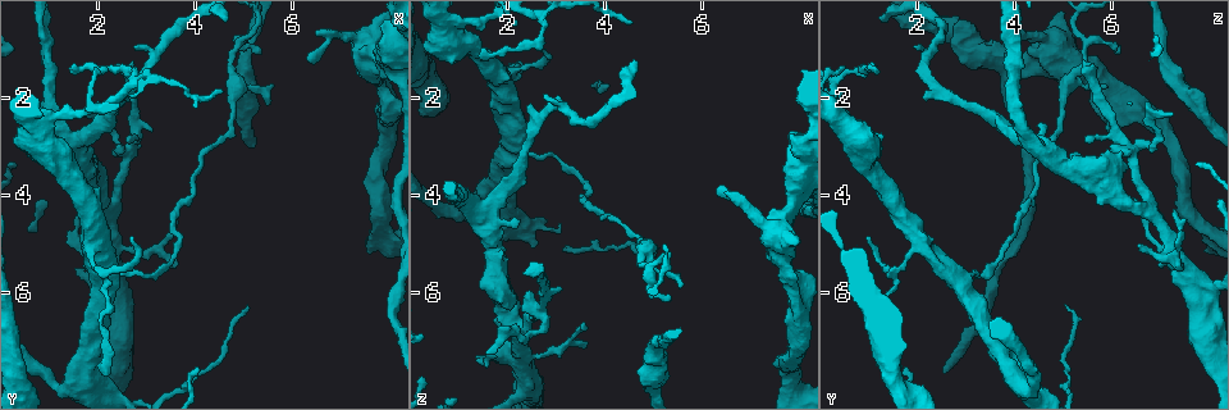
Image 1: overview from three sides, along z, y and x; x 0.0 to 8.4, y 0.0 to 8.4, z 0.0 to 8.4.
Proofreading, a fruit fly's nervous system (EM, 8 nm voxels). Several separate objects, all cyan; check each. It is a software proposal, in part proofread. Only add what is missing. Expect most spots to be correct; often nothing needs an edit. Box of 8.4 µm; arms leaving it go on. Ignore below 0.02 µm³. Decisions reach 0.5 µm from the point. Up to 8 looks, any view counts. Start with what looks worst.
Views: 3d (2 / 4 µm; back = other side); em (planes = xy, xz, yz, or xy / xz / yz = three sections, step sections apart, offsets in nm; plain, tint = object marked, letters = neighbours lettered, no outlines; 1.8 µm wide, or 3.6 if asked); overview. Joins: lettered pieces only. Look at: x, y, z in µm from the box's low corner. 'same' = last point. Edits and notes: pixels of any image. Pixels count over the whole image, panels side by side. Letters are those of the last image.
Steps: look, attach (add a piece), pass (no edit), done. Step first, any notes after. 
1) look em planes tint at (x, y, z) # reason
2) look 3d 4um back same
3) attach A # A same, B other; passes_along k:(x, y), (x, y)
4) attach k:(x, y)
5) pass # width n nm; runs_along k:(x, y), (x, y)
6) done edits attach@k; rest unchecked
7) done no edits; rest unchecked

look em planes plain at (2.40, 1.40, 5.60) # an open end

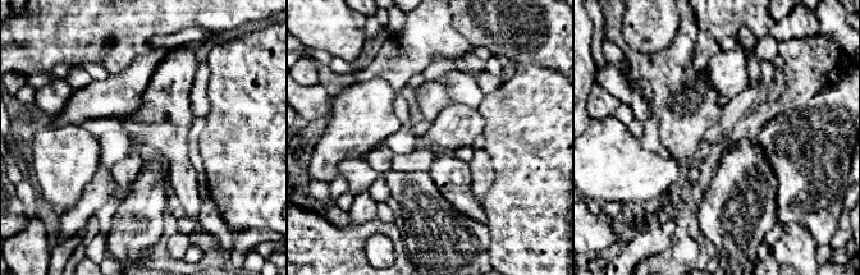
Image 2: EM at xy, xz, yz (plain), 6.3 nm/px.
look em planes letters same

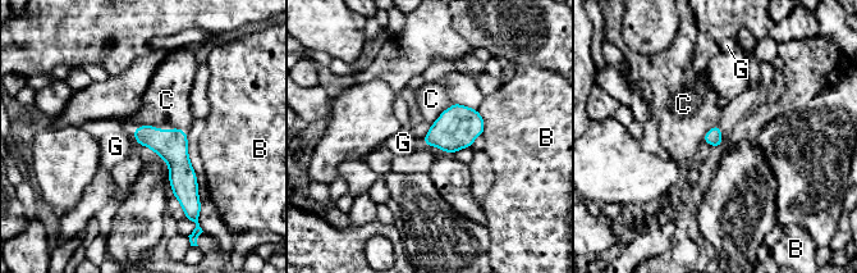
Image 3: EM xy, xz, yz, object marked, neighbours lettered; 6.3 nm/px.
pass # longest_contact C 220 nm; B other, C other, G other; border 3:(456, 103), (449, 105), (431, 124); no lettered piece goes on from it

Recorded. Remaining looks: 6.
look em xy step 4 tint at (2.20, 5.70, 2.80) # small branch off a trunk

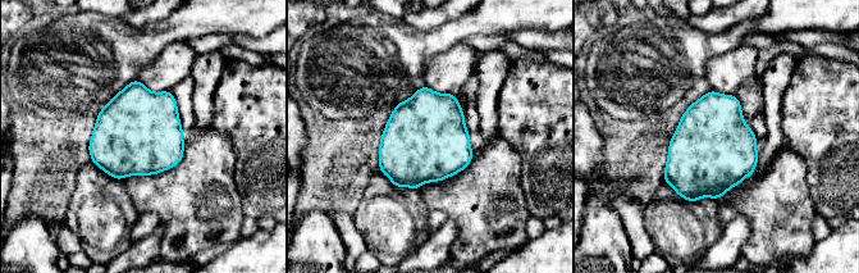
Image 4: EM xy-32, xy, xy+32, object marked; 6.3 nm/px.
look em planes letters same # another direction

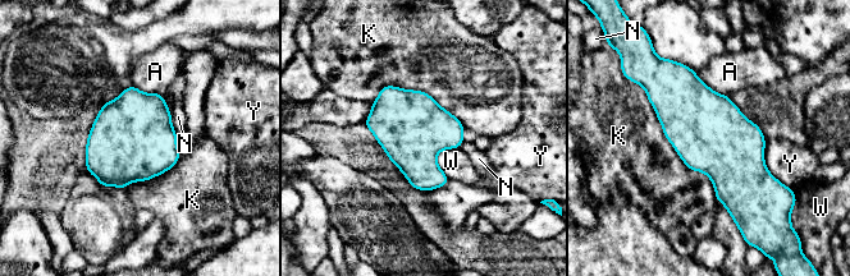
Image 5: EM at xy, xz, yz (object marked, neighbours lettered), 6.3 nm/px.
pass # width 460 nm; A other, K other, N other, W other, Y other; border 5:(458, 147), (437, 156), (449, 179); none of them fits

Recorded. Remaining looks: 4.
look em xz step 16 tint at (7.05, 0.75, 4.35)

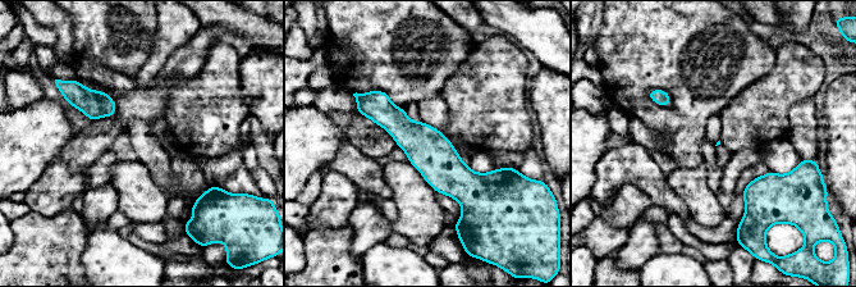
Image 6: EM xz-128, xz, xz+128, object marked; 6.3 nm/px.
look em planes letters same

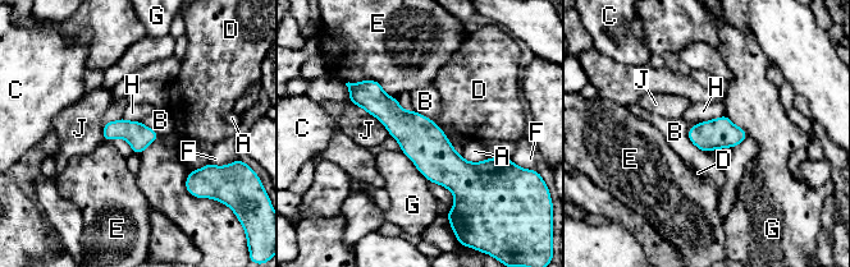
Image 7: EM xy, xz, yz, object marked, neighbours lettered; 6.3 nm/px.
pass # A other, B other, C other, D other, E other, F other, G other, H other, J other; none of them fits

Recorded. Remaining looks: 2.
done no edits; rest unchecked

